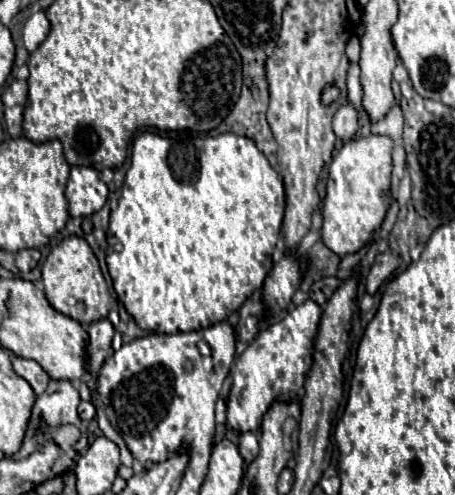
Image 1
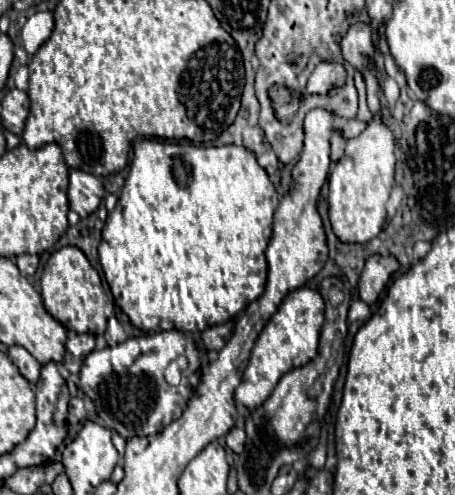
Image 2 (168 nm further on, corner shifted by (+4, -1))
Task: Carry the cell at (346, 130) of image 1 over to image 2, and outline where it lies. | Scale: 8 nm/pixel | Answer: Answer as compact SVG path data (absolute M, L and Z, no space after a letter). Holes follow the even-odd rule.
M336 127L334 137L332 137L332 161L334 161L334 163L342 159L342 155L344 155L344 145L346 145L346 139L342 139L340 127Z

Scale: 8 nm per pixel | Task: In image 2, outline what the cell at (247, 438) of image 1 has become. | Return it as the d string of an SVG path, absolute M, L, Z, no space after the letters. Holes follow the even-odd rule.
M232 429L228 435L226 435L226 445L234 451L234 453L240 453L244 449L244 441L246 441L246 433L244 429Z

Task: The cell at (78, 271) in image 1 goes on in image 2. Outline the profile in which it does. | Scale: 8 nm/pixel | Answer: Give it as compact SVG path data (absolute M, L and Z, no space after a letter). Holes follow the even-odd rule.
M62 247L60 251L52 253L48 263L44 265L40 285L46 311L56 321L60 321L68 331L104 335L106 331L106 315L104 315L106 293L102 289L98 271L90 265L86 255L78 247Z

